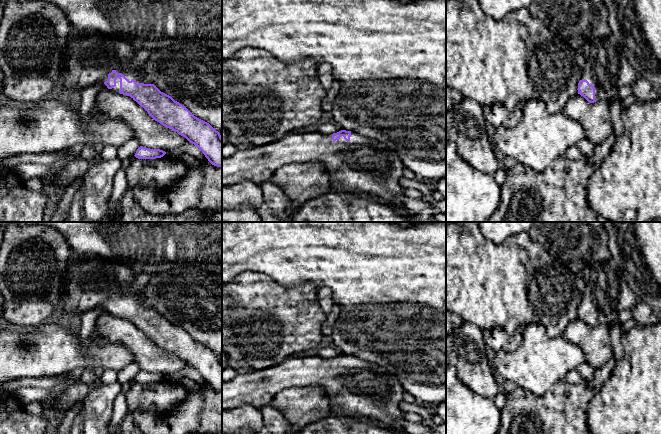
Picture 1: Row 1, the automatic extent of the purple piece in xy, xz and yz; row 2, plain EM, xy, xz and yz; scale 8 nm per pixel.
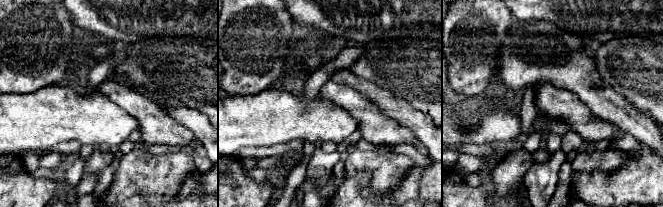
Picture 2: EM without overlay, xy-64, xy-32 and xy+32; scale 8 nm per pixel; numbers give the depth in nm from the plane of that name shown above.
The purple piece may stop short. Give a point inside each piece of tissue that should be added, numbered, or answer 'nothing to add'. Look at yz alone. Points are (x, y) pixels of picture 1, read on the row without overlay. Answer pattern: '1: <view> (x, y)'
1: yz (603, 293)

